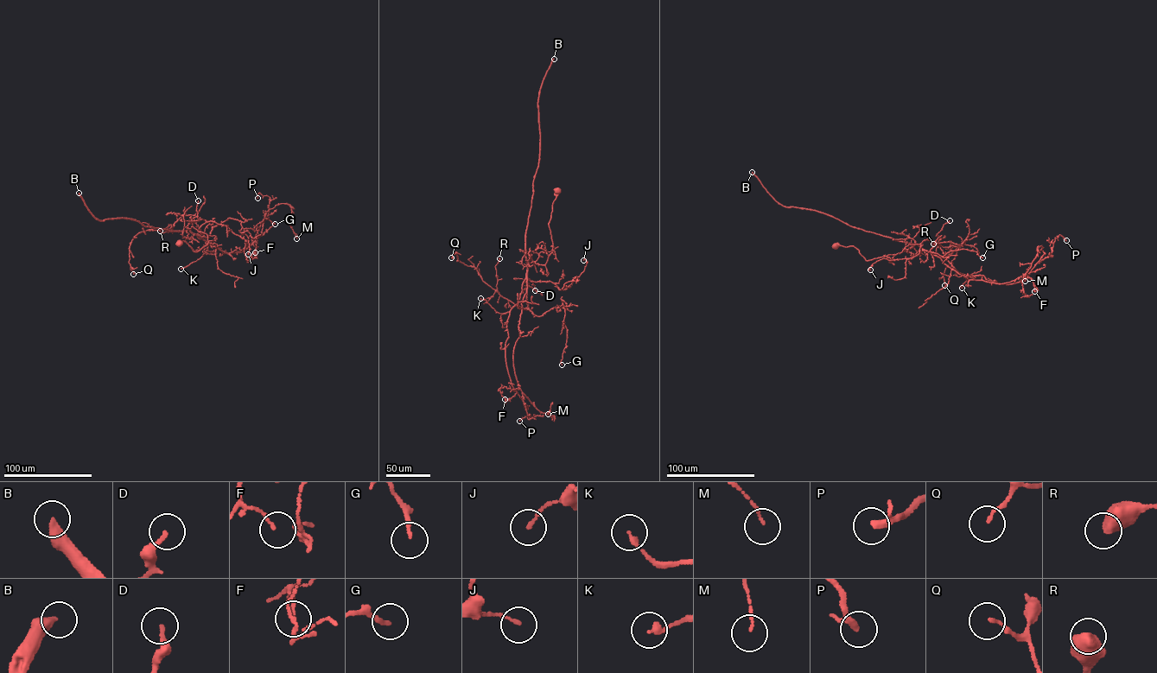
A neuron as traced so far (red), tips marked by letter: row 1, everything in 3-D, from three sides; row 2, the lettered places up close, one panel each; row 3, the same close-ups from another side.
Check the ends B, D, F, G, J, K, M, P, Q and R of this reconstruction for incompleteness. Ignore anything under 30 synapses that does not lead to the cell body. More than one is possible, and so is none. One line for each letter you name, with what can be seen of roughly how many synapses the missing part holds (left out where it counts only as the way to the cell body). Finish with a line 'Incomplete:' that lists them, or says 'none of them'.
B: about 950 synapses
Incomplete: B

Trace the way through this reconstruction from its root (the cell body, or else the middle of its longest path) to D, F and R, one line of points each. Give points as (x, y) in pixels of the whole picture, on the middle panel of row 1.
D: (558, 190), (548, 224), (552, 252), (544, 264), (529, 263), (522, 284), (522, 293), (530, 279), (535, 290)
F: (558, 190), (548, 224), (552, 252), (544, 264), (529, 263), (507, 320), (506, 367), (517, 392), (505, 399)
R: (558, 190), (548, 224), (552, 252), (544, 264), (529, 264), (527, 307), (497, 292), (499, 258)

